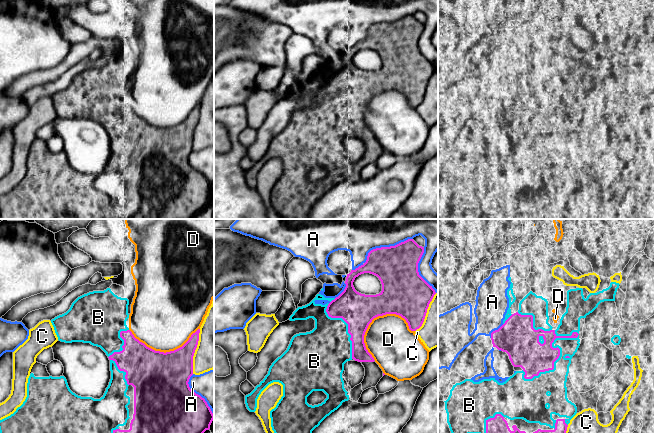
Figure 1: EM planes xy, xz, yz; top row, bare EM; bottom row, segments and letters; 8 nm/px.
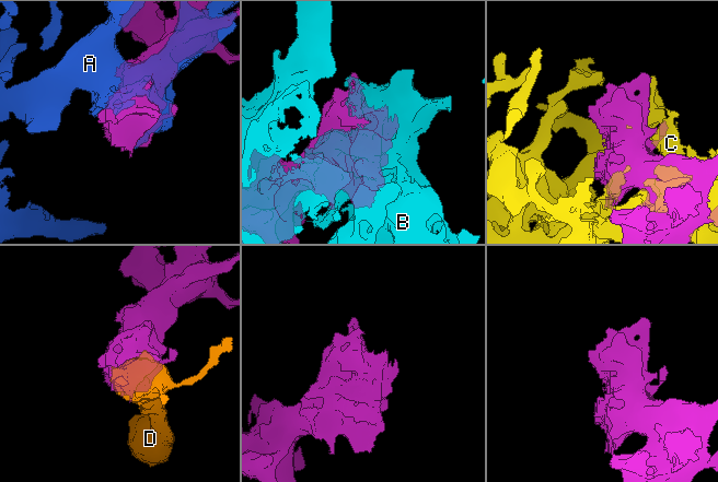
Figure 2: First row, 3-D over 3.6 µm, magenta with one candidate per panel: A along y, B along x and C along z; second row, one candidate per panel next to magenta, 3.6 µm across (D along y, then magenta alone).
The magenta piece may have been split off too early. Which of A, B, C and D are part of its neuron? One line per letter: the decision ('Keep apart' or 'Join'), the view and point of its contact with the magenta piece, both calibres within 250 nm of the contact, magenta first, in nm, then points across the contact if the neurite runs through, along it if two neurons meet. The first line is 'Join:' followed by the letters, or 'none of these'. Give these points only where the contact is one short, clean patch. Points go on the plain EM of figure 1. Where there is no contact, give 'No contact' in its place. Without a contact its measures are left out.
Join: B
A: Keep apart. Touches magenta at xz (379, 24). Thickness 340 nm (magenta) against 260 nm
B: Join. Touches magenta at yz (559, 131). Thickness 260 nm (magenta) against 190 nm
C: Keep apart. Touches magenta at xy (194, 127). Thickness 320 nm (magenta) against 280 nm
D: Keep apart. Touches magenta at xz (368, 101). Thickness 280 nm (magenta) against 380 nm

